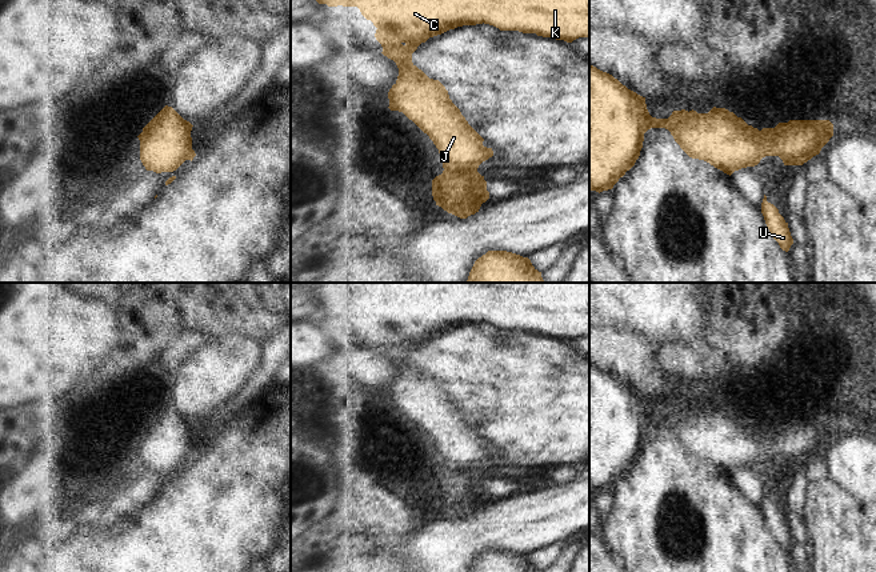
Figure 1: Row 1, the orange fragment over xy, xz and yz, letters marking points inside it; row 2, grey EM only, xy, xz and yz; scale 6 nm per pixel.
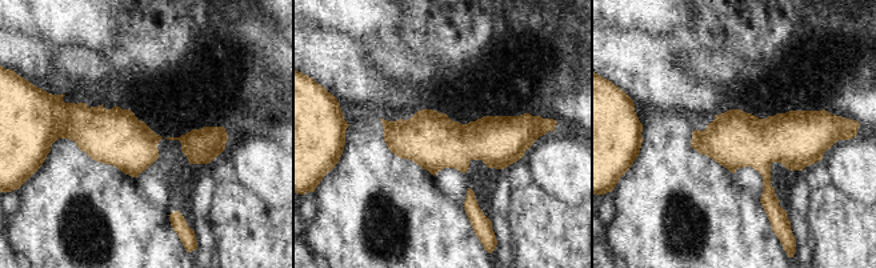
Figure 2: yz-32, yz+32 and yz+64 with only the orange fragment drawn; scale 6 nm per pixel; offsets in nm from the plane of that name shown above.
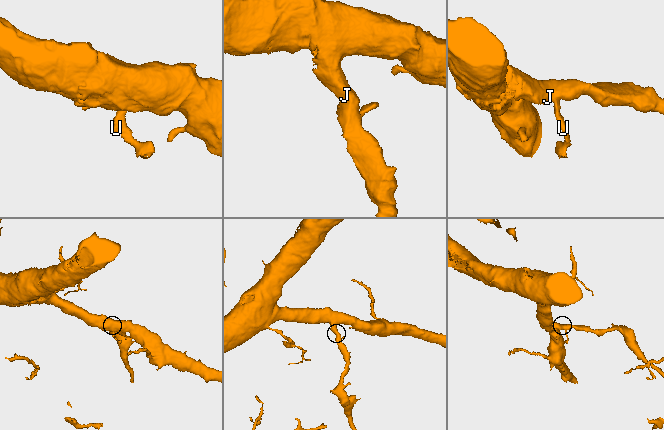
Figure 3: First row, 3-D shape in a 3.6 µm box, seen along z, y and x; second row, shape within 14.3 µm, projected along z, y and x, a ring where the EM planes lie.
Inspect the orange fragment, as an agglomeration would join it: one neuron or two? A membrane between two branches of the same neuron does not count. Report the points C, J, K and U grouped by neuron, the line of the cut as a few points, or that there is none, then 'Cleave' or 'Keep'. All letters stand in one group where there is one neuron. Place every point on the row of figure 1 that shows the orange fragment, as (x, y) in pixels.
Groups: C J K U. No split. Keep.

